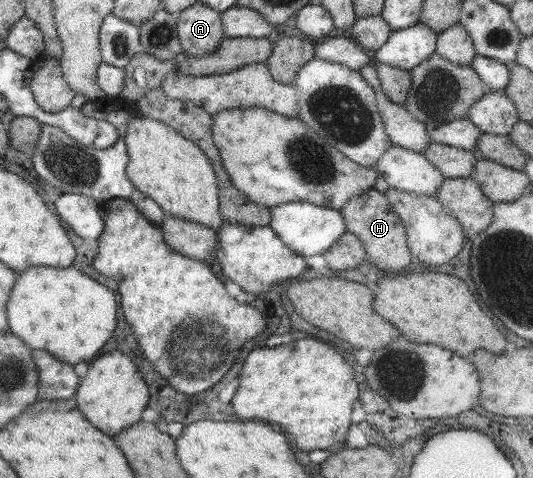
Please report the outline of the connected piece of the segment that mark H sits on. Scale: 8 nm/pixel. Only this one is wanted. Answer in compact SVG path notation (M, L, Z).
M373 188L365 189L359 195L349 198L341 206L345 231L361 240L369 263L373 263L379 269L393 269L399 271L409 265L411 261L410 251L406 248L406 231L401 224L400 217L391 209L384 192Z

